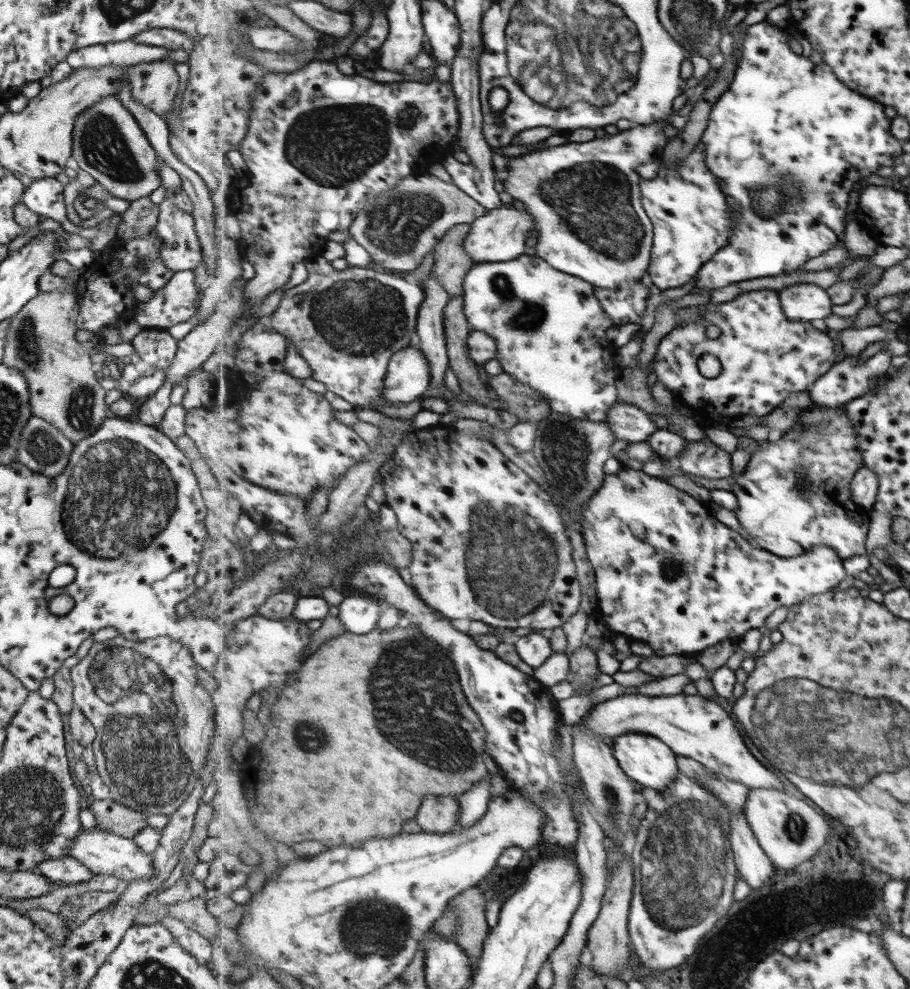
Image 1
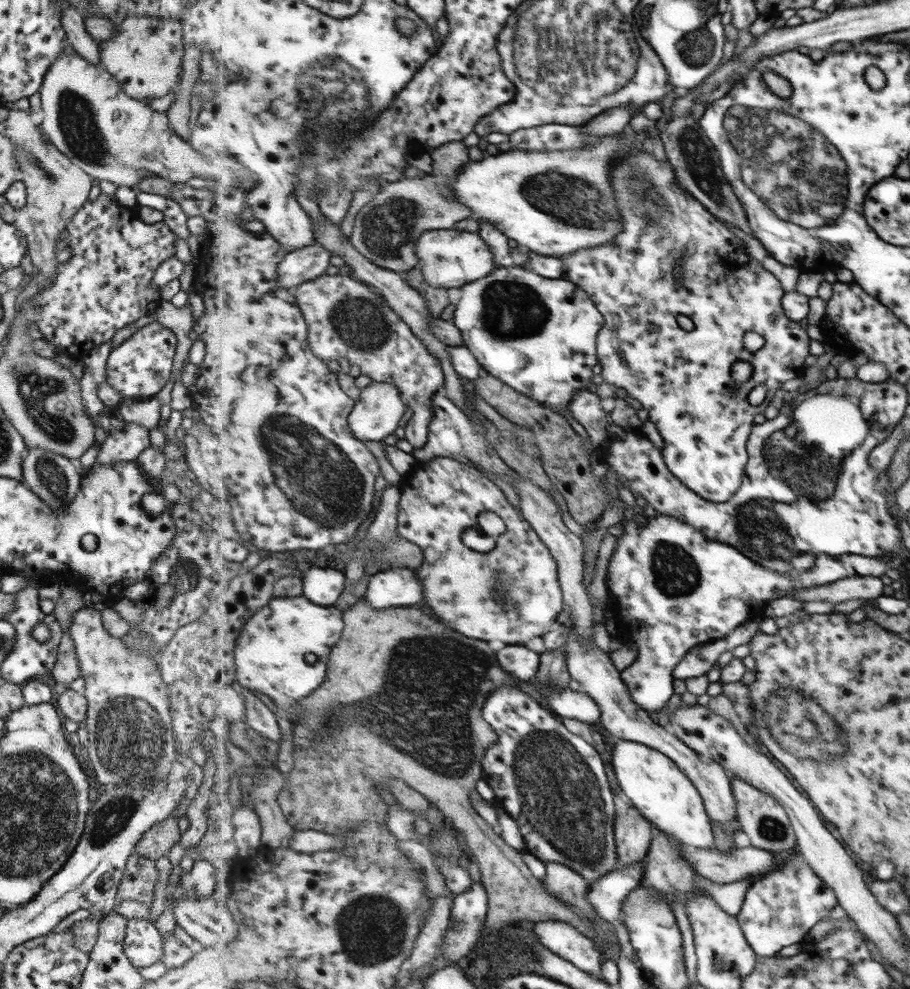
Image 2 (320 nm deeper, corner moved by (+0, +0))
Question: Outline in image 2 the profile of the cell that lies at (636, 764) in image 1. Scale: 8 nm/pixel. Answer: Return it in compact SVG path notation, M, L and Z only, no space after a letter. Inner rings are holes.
M618 738L613 745L613 768L619 782L619 787L632 801L636 809L643 813L656 829L666 832L672 838L682 842L684 846L691 845L697 848L716 848L716 835L705 808L704 797L698 791L694 782L685 774L685 771L669 756L645 744Z

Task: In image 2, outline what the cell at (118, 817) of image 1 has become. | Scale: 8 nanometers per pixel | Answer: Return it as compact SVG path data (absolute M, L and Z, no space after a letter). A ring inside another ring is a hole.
M170 817L153 825L148 831L143 832L134 846L134 851L152 861L166 856L169 848L179 840L182 833L177 828L177 822L176 818Z

